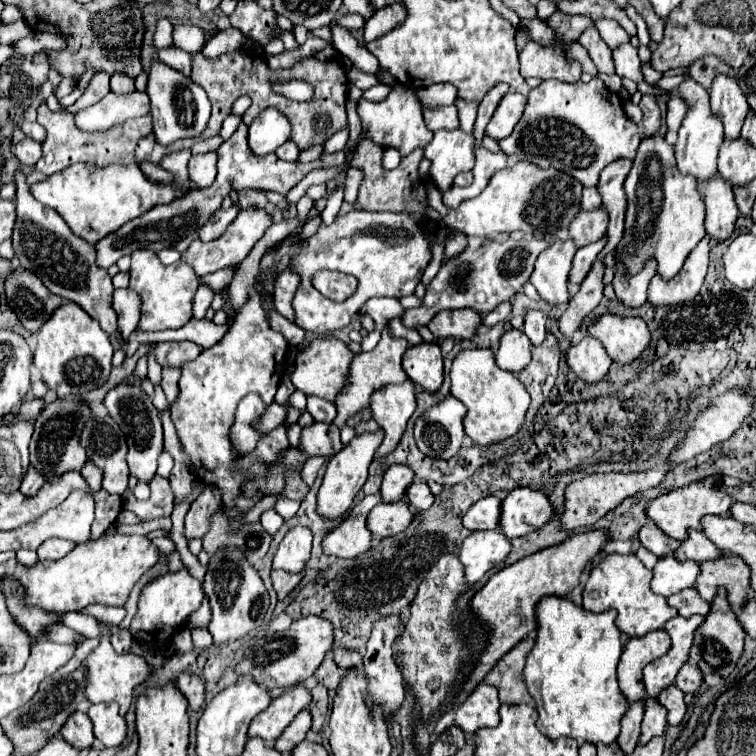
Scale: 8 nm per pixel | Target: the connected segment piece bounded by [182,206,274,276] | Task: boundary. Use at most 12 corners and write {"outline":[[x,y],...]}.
{"outline":[[242,208],[224,236],[194,240],[182,260],[198,276],[240,264],[274,224]]}

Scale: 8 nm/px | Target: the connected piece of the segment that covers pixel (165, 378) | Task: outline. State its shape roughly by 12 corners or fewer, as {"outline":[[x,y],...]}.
{"outline":[[162,368],[162,390],[176,400],[180,368]]}

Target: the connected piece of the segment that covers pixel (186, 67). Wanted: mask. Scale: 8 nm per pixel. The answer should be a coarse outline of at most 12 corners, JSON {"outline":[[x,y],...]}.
{"outline":[[176,46],[158,50],[164,64],[184,76],[192,72],[192,56]]}

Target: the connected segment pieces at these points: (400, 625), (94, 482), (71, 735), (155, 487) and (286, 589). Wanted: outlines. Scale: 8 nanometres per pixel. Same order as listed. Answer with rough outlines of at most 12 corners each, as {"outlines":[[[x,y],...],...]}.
{"outlines":[[[382,616],[370,634],[364,672],[390,714],[404,700],[394,642],[404,622]],[[86,460],[80,474],[92,490],[102,488],[102,470]],[[84,712],[68,716],[60,734],[78,750],[94,742],[92,722]],[[154,474],[150,498],[122,496],[124,508],[142,520],[170,516],[174,494],[168,480]],[[272,570],[278,598],[286,598],[302,580],[302,574]]]}

